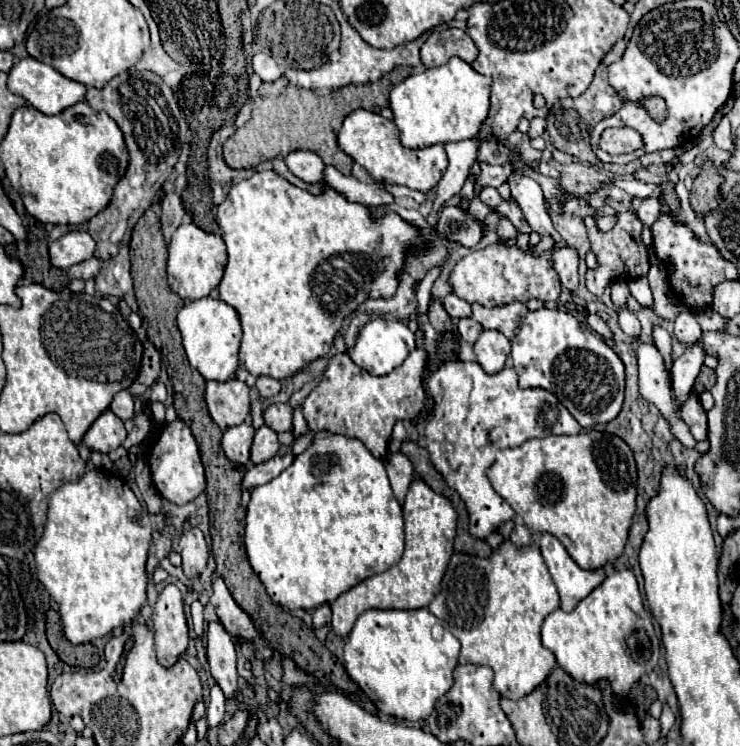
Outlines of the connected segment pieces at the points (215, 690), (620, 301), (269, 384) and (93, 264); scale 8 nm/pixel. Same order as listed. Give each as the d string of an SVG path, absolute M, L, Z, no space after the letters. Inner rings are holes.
M215 683L211 687L211 701L207 707L208 724L211 727L217 727L223 721L223 715L225 715L225 695L223 695L221 687Z
M613 283L613 285L611 285L611 301L613 301L617 307L625 307L629 295L631 295L631 291L629 291L629 287L627 287L625 283Z
M259 377L257 379L257 389L259 389L259 393L261 393L263 399L269 399L269 397L273 397L273 395L279 393L281 383L277 379L271 379L271 377Z
M91 257L91 259L83 261L83 263L77 263L77 265L69 267L67 273L69 273L70 278L85 279L87 281L87 279L95 277L99 273L99 269L101 269L101 261L95 259L95 257Z

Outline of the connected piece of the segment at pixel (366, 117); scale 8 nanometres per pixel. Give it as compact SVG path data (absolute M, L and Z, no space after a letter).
M357 109L345 117L339 131L339 147L351 155L359 165L363 165L373 179L389 181L393 185L405 185L427 193L437 185L443 171L447 169L447 155L443 145L431 145L425 149L407 149L399 141L397 127L391 119L381 117L379 113Z

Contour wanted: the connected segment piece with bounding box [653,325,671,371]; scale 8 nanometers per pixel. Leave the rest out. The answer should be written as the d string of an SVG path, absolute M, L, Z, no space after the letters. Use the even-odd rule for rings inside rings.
M659 325L659 327L655 327L653 337L655 337L655 345L657 345L659 353L661 353L663 359L665 359L667 371L671 371L671 357L669 357L669 353L671 353L671 337L669 337L669 333Z

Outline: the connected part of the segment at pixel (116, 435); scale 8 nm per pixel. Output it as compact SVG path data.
M105 411L91 425L91 429L85 433L81 443L89 451L111 453L111 451L115 451L125 441L125 437L127 437L127 431L123 427L123 421L119 417L115 417L111 411Z

